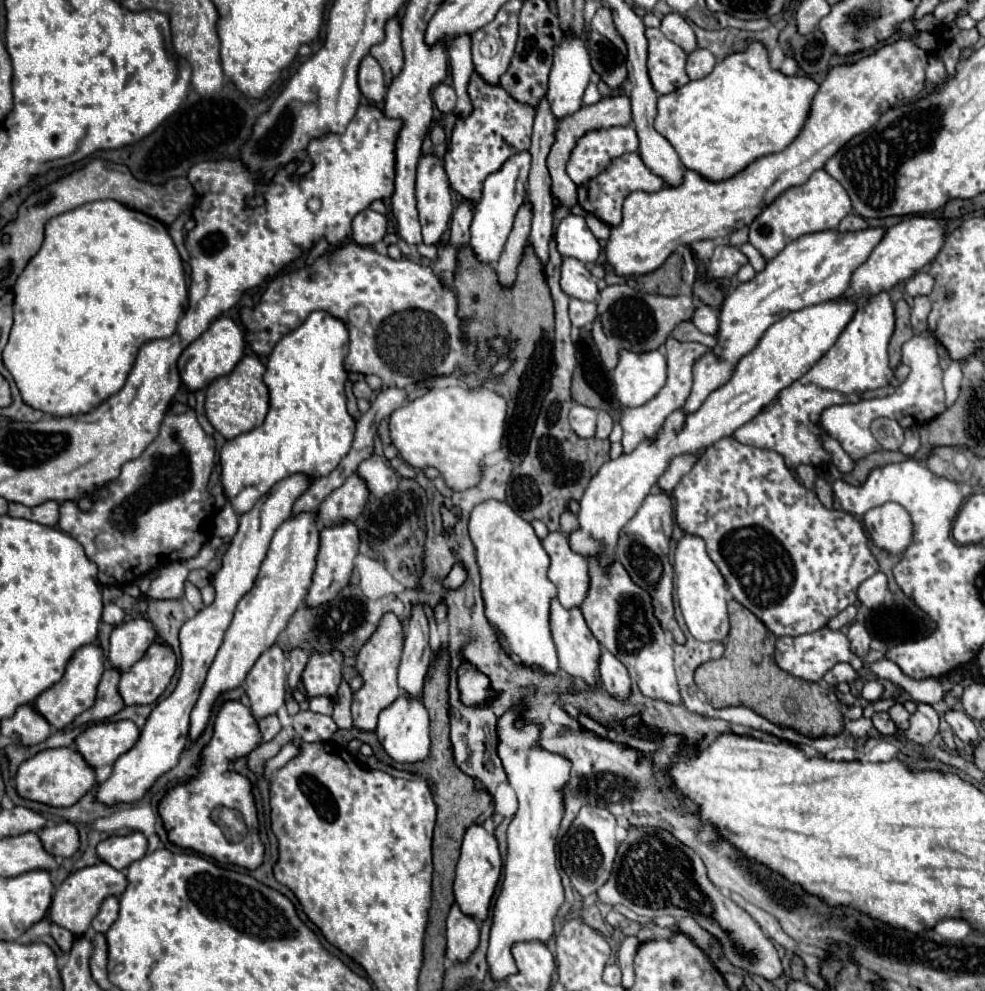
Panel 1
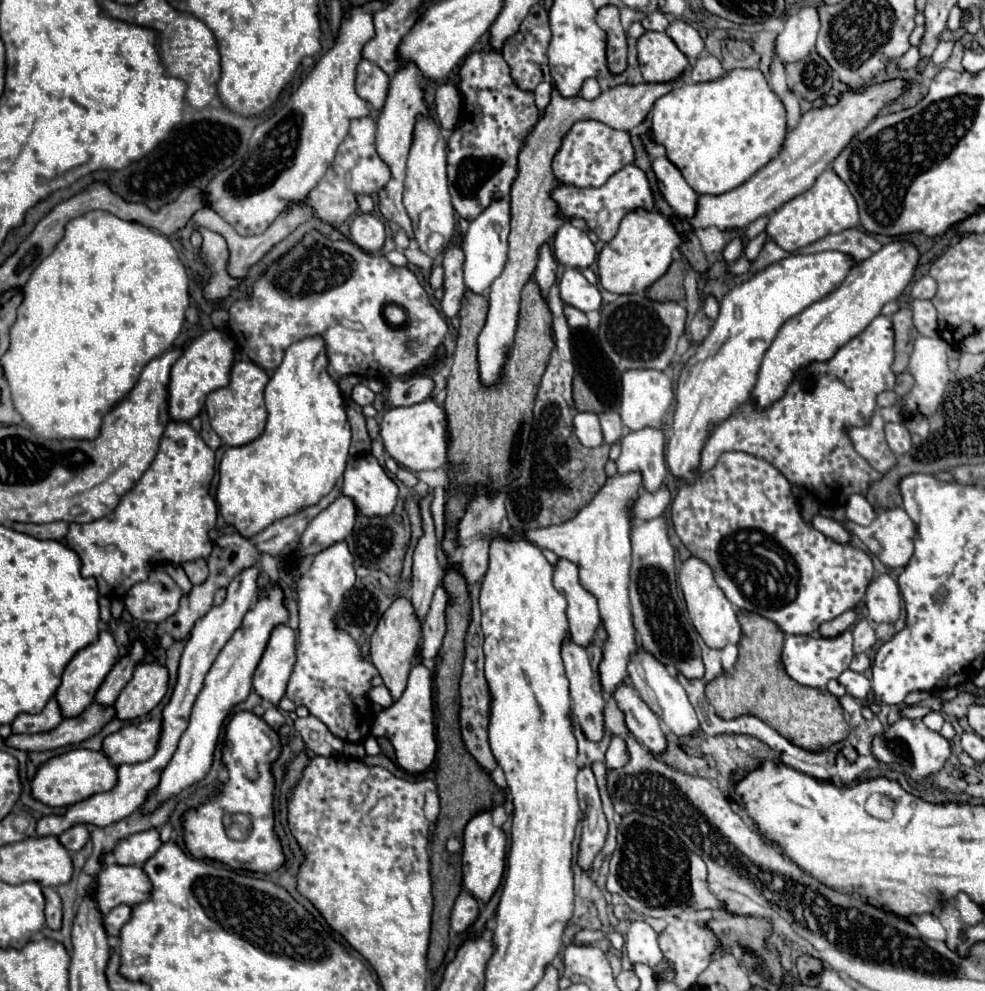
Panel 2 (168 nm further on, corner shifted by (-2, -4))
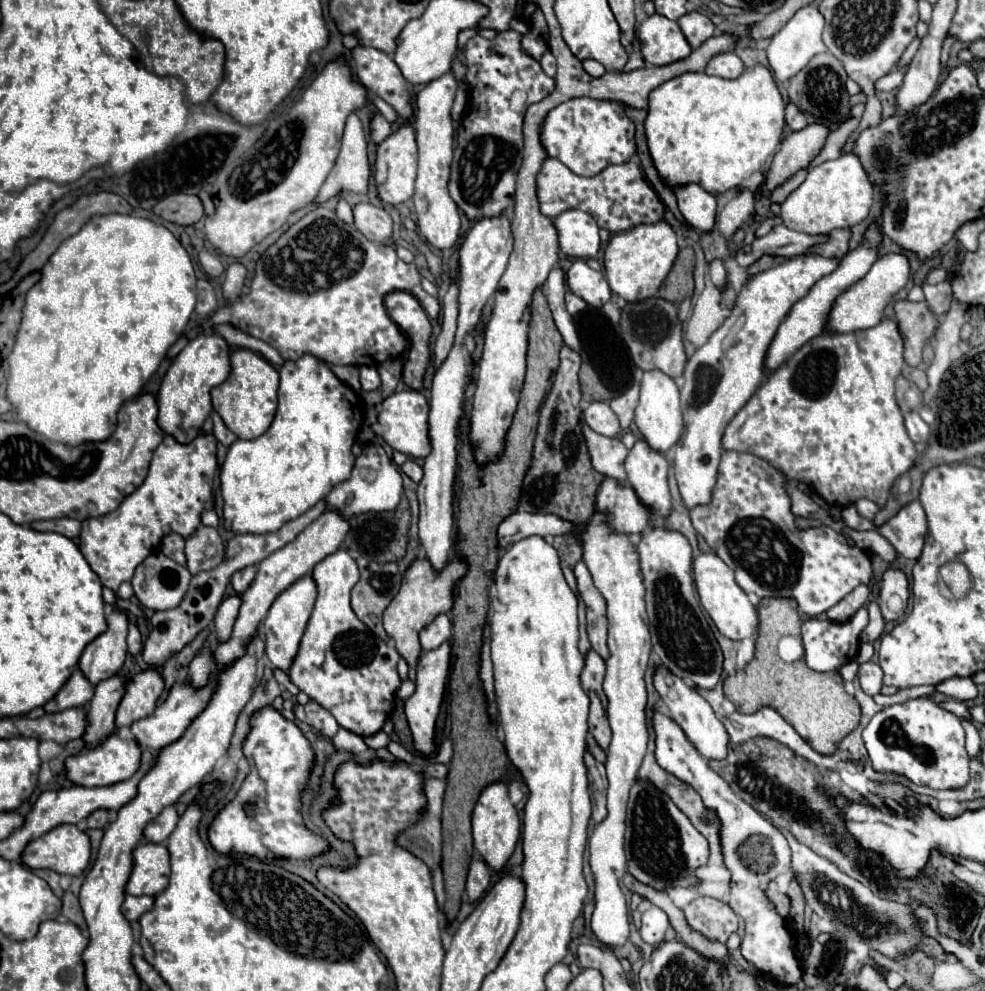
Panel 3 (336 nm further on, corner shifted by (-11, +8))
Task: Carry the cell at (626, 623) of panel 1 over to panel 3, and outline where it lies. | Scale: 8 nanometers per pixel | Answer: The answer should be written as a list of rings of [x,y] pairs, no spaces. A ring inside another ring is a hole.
[[[662,666],[656,670],[654,676],[654,686],[660,692],[660,698],[664,702],[664,706],[670,712],[670,718],[684,730],[686,738],[694,744],[694,748],[708,760],[724,760],[728,756],[728,742],[730,736],[724,728],[724,724],[716,718],[712,706],[692,688],[688,688],[684,684],[684,680],[680,680],[678,676],[672,676],[668,670],[664,670]]]

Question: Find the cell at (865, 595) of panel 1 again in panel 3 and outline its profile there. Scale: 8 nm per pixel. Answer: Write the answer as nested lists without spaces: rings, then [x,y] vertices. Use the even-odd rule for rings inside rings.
[[[890,568],[882,578],[882,588],[880,588],[880,596],[878,596],[878,606],[882,610],[884,620],[888,620],[888,622],[900,620],[906,612],[908,596],[910,596],[908,580],[906,580],[904,572]]]

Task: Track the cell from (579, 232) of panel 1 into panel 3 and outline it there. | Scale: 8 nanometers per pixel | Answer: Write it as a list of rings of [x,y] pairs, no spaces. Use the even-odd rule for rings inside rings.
[[[566,210],[554,218],[560,250],[570,258],[594,258],[600,248],[596,220],[582,210]]]

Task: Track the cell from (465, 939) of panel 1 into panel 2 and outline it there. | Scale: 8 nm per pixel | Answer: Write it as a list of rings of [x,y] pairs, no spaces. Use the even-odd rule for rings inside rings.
[[[463,890],[451,912],[451,930],[453,932],[469,930],[475,924],[477,916],[479,916],[479,902]]]

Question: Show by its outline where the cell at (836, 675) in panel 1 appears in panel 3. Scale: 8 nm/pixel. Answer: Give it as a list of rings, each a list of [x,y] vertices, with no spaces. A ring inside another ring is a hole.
[[[864,662],[858,670],[860,686],[868,696],[876,696],[882,688],[882,668],[876,662]]]

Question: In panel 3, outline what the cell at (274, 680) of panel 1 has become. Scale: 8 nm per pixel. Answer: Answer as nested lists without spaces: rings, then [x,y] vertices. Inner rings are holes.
[[[302,576],[300,580],[296,580],[292,586],[288,586],[272,604],[264,624],[262,624],[262,636],[266,642],[266,654],[270,658],[270,662],[274,662],[276,668],[288,670],[298,646],[300,646],[300,638],[304,634],[304,628],[308,624],[308,618],[312,614],[312,606],[316,600],[316,582],[312,576]]]

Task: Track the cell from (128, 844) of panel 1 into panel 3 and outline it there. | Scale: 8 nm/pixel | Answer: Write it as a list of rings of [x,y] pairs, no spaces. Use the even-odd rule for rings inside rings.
[[[174,806],[164,808],[144,830],[144,838],[148,842],[156,842],[156,844],[164,844],[168,840],[168,836],[172,834],[172,830],[176,828],[178,822],[178,812]]]

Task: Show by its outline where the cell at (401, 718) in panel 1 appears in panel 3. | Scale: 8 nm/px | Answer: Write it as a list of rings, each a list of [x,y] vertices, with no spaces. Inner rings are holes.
[[[450,640],[444,642],[442,646],[438,646],[436,650],[430,652],[422,652],[420,660],[418,660],[418,680],[416,680],[416,692],[406,700],[406,718],[414,736],[414,746],[418,752],[432,752],[434,748],[434,724],[436,724],[436,716],[440,710],[440,704],[444,700],[446,691],[446,680],[448,680],[448,672],[450,672]]]

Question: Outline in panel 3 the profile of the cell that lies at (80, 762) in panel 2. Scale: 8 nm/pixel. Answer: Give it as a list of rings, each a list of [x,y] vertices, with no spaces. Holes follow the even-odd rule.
[[[110,734],[108,740],[104,740],[98,748],[82,750],[78,756],[68,758],[66,772],[68,772],[68,778],[78,786],[102,788],[102,786],[112,786],[132,778],[138,772],[140,762],[142,762],[142,748],[138,746],[136,740],[122,740],[118,734]]]

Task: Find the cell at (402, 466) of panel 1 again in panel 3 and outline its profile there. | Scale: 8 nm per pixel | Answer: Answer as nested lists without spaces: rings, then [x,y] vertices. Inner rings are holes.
[[[406,460],[406,462],[402,464],[402,472],[404,472],[410,480],[414,480],[414,482],[418,482],[418,480],[422,478],[422,468],[420,468],[414,460]]]

